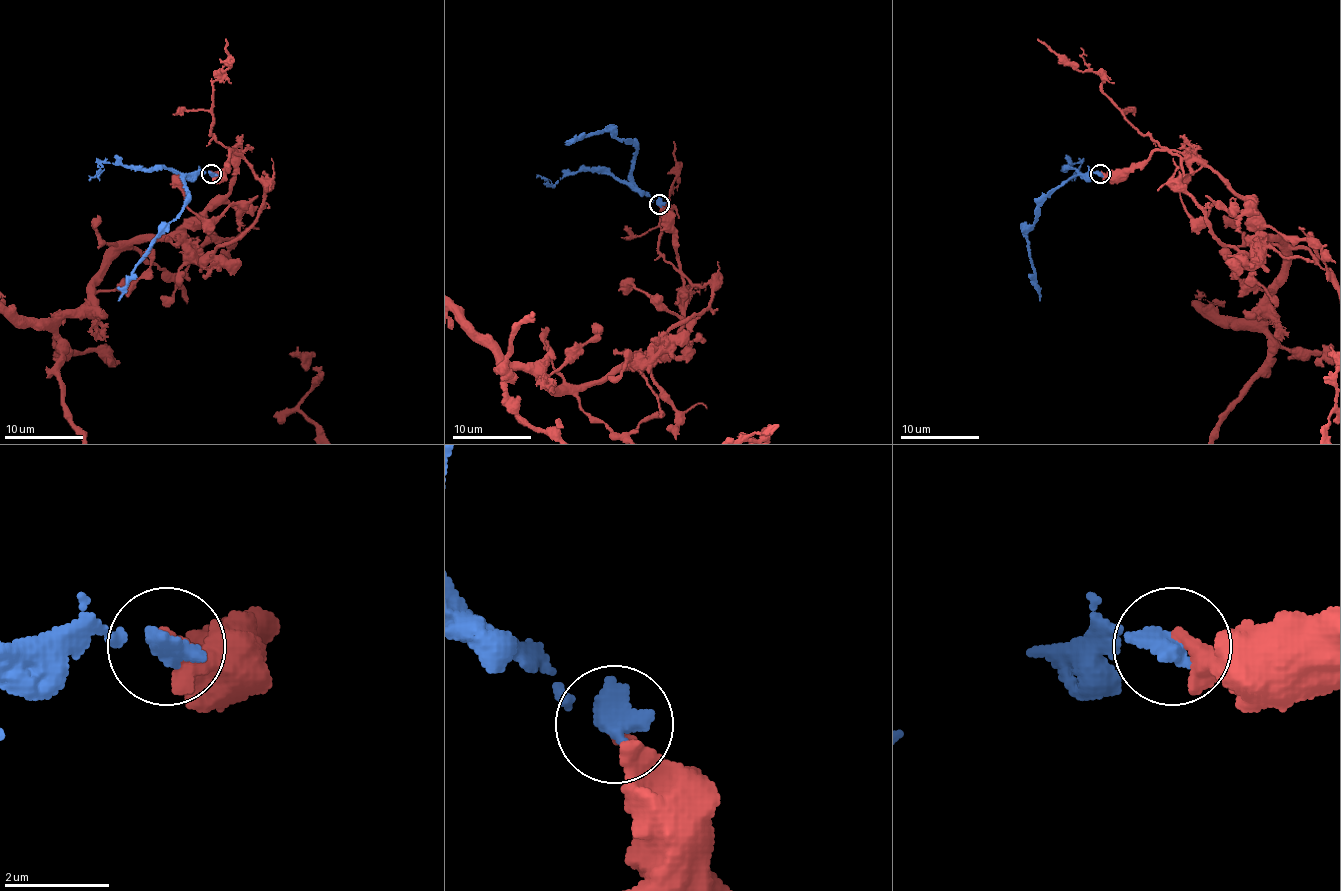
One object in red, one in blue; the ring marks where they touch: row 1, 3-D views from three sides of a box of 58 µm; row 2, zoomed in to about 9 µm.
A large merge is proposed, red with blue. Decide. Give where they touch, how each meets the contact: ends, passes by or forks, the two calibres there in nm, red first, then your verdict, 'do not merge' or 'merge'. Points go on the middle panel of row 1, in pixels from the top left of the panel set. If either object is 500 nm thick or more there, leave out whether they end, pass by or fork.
(659, 204) | 320/500 nm | do not merge

